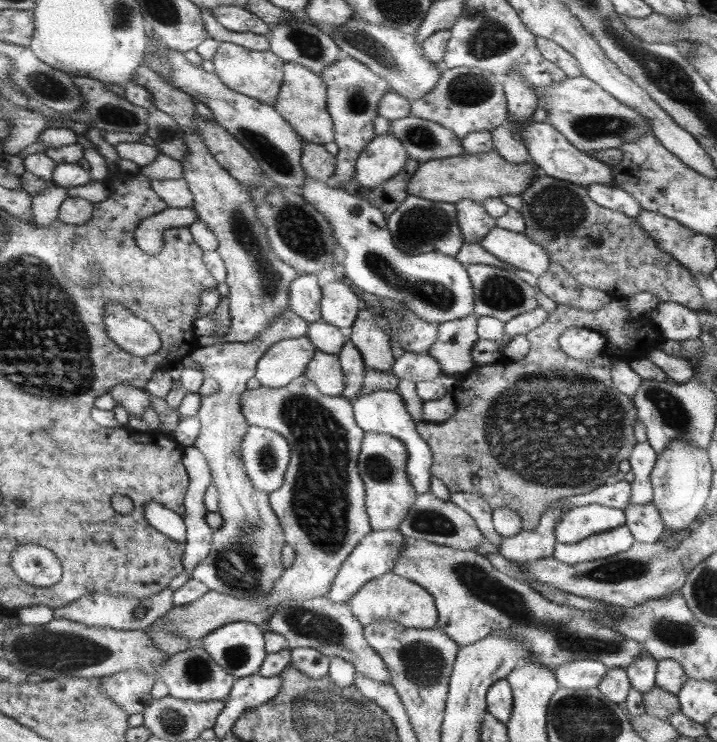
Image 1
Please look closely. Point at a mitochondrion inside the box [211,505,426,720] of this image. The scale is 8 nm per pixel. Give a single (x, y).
(309, 623)

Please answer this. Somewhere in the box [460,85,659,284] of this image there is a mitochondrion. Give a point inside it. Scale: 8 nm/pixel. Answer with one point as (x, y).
(558, 209)

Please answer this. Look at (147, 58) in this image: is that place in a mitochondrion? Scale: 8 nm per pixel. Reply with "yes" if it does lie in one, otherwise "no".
no

